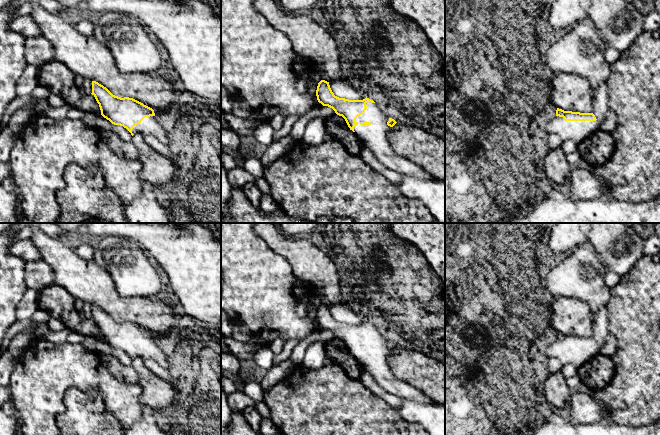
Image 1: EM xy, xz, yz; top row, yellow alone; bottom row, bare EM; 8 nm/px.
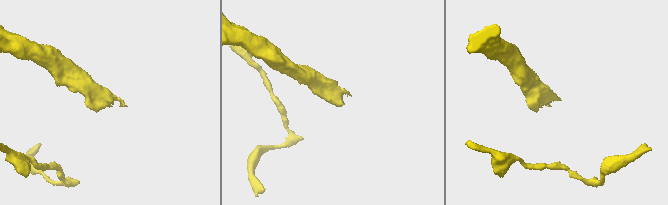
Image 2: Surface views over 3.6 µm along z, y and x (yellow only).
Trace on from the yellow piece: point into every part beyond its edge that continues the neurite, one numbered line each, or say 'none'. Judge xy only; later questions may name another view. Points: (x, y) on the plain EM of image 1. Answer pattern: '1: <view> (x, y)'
1: xy (149, 349)

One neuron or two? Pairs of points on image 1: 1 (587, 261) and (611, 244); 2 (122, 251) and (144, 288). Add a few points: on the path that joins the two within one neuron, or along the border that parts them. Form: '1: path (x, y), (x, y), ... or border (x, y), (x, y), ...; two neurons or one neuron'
1: border (588, 241), (598, 255); two neurons
2: path (125, 260), (142, 279); one neuron

